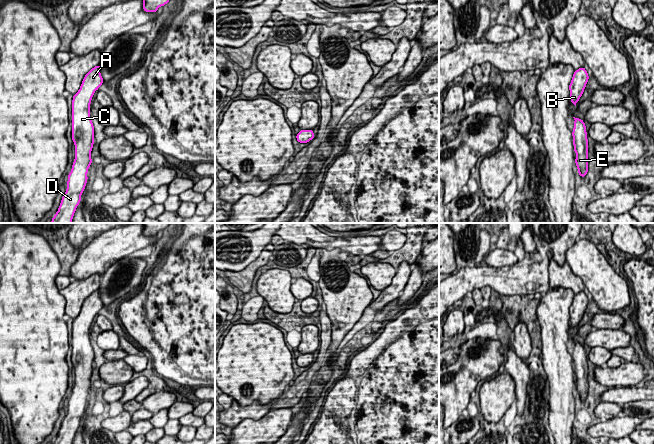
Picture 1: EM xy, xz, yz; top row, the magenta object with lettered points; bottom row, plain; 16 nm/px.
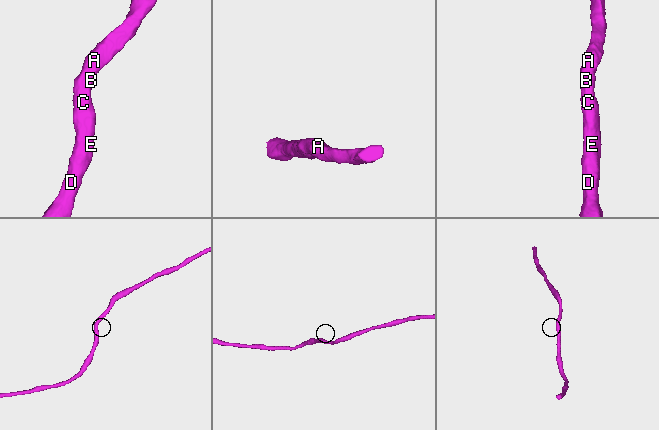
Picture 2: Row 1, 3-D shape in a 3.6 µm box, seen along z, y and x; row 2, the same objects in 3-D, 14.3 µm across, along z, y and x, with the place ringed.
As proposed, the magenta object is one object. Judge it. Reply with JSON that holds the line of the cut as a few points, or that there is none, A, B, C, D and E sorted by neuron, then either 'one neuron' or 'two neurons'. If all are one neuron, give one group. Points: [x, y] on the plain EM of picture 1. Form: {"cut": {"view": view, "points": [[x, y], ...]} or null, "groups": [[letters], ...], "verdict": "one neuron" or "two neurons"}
{"cut": null, "groups": [["A", "B", "C", "D", "E"]], "verdict": "one neuron"}

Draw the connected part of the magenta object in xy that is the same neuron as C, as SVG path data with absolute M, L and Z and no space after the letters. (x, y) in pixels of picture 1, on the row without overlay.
M100 289L92 292L85 299L79 315L73 320L72 364L75 368L75 384L68 399L67 414L52 444L72 444L86 410L88 392L92 388L90 378L94 367L90 327L94 316L103 308L100 294Z

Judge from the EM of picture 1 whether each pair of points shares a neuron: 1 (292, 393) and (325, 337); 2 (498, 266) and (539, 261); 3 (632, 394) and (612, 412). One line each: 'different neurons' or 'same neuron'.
1: same neuron
2: same neuron
3: different neurons

